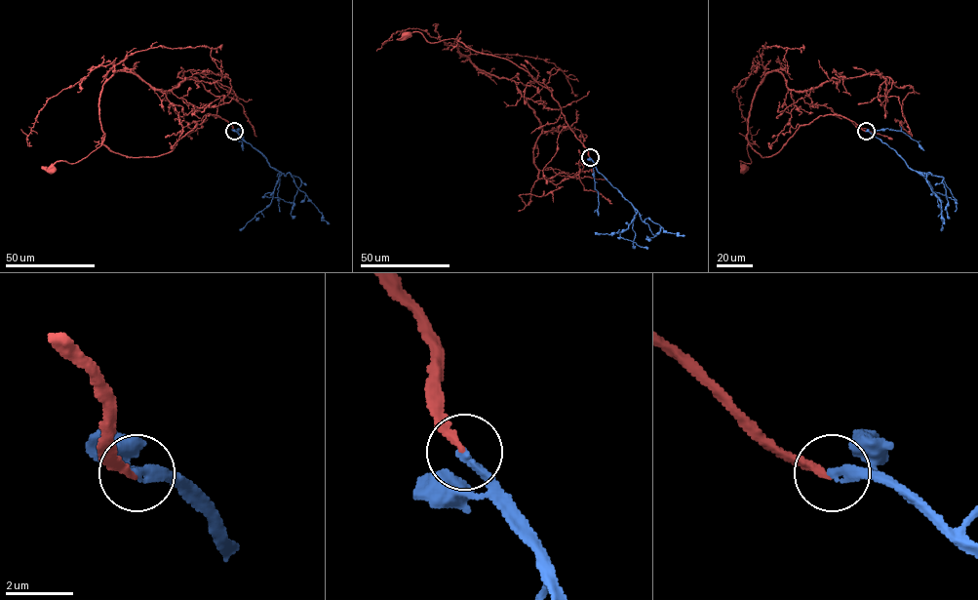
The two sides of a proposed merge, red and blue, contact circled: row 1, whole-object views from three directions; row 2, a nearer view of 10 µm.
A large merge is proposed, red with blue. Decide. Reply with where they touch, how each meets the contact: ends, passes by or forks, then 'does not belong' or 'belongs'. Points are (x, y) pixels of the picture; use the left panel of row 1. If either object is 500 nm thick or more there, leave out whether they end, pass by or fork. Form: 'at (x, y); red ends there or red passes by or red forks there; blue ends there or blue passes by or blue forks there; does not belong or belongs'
at (234, 131); red ends there; blue ends there; belongs

